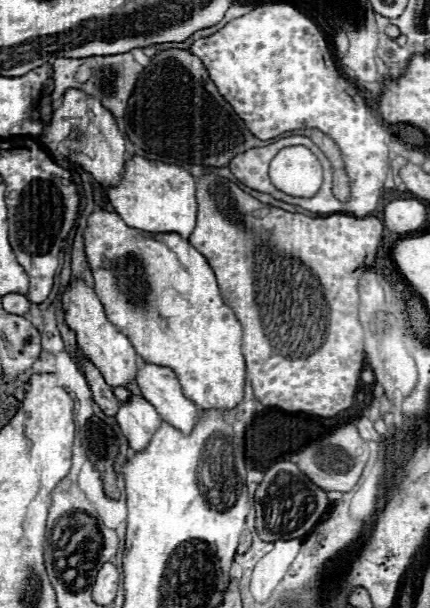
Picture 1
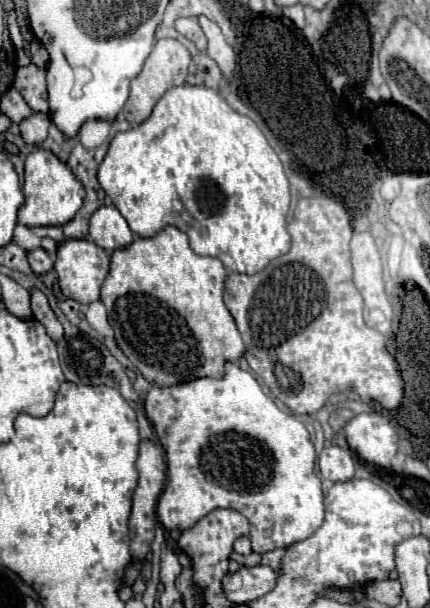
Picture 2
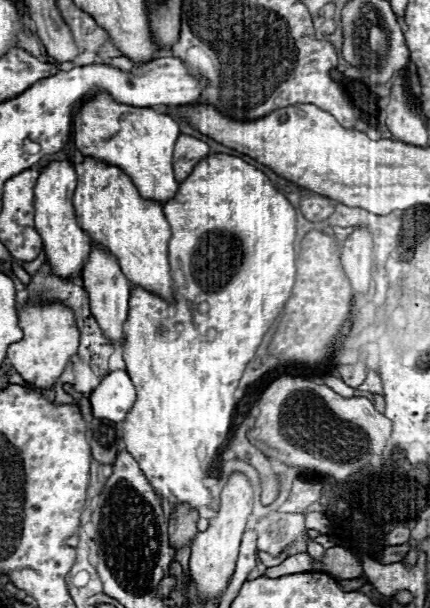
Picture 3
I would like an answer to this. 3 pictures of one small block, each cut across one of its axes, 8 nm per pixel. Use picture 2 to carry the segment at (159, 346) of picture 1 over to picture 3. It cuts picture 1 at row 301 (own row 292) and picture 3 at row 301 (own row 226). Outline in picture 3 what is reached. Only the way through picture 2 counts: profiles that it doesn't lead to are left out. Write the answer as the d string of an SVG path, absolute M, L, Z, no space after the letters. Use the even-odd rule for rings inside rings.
M86 158L76 166L78 188L74 194L74 208L78 226L90 236L90 240L102 246L118 260L124 276L132 286L144 288L166 302L174 302L172 272L168 260L170 224L158 202L144 200L130 178L116 166Z

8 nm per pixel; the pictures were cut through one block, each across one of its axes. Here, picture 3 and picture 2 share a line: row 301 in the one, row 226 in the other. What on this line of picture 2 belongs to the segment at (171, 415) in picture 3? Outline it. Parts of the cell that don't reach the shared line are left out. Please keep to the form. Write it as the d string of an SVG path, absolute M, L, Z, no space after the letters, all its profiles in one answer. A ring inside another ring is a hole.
M182 84L182 86L174 86L170 88L154 106L154 112L148 120L144 120L140 126L126 130L126 132L118 132L108 148L106 158L102 160L102 166L98 168L98 182L104 188L104 192L110 196L110 200L114 202L114 206L120 210L120 214L126 218L130 230L138 236L154 236L156 232L160 232L164 226L176 226L178 230L186 232L190 238L190 246L196 254L202 256L214 256L218 258L226 270L230 272L240 272L240 274L256 274L260 270L264 270L272 260L284 256L290 246L292 246L292 238L288 234L288 210L290 210L290 184L286 178L286 172L282 168L282 162L278 158L278 154L274 152L274 148L268 144L268 140L264 138L264 134L260 132L260 128L254 124L254 120L250 116L238 114L234 108L230 108L230 104L226 102L226 98L220 94L220 90L216 88L208 88L204 84Z

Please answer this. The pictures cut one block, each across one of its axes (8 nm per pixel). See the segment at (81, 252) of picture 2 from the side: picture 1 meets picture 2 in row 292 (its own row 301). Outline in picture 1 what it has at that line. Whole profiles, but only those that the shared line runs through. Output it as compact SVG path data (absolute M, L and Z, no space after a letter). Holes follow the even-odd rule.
M82 280L72 282L62 296L62 304L66 310L66 322L78 336L80 350L102 372L106 384L110 384L112 388L124 388L126 384L134 382L138 376L138 368L140 368L138 354L134 352L130 340L108 322L104 314L104 306L100 304L94 290Z

